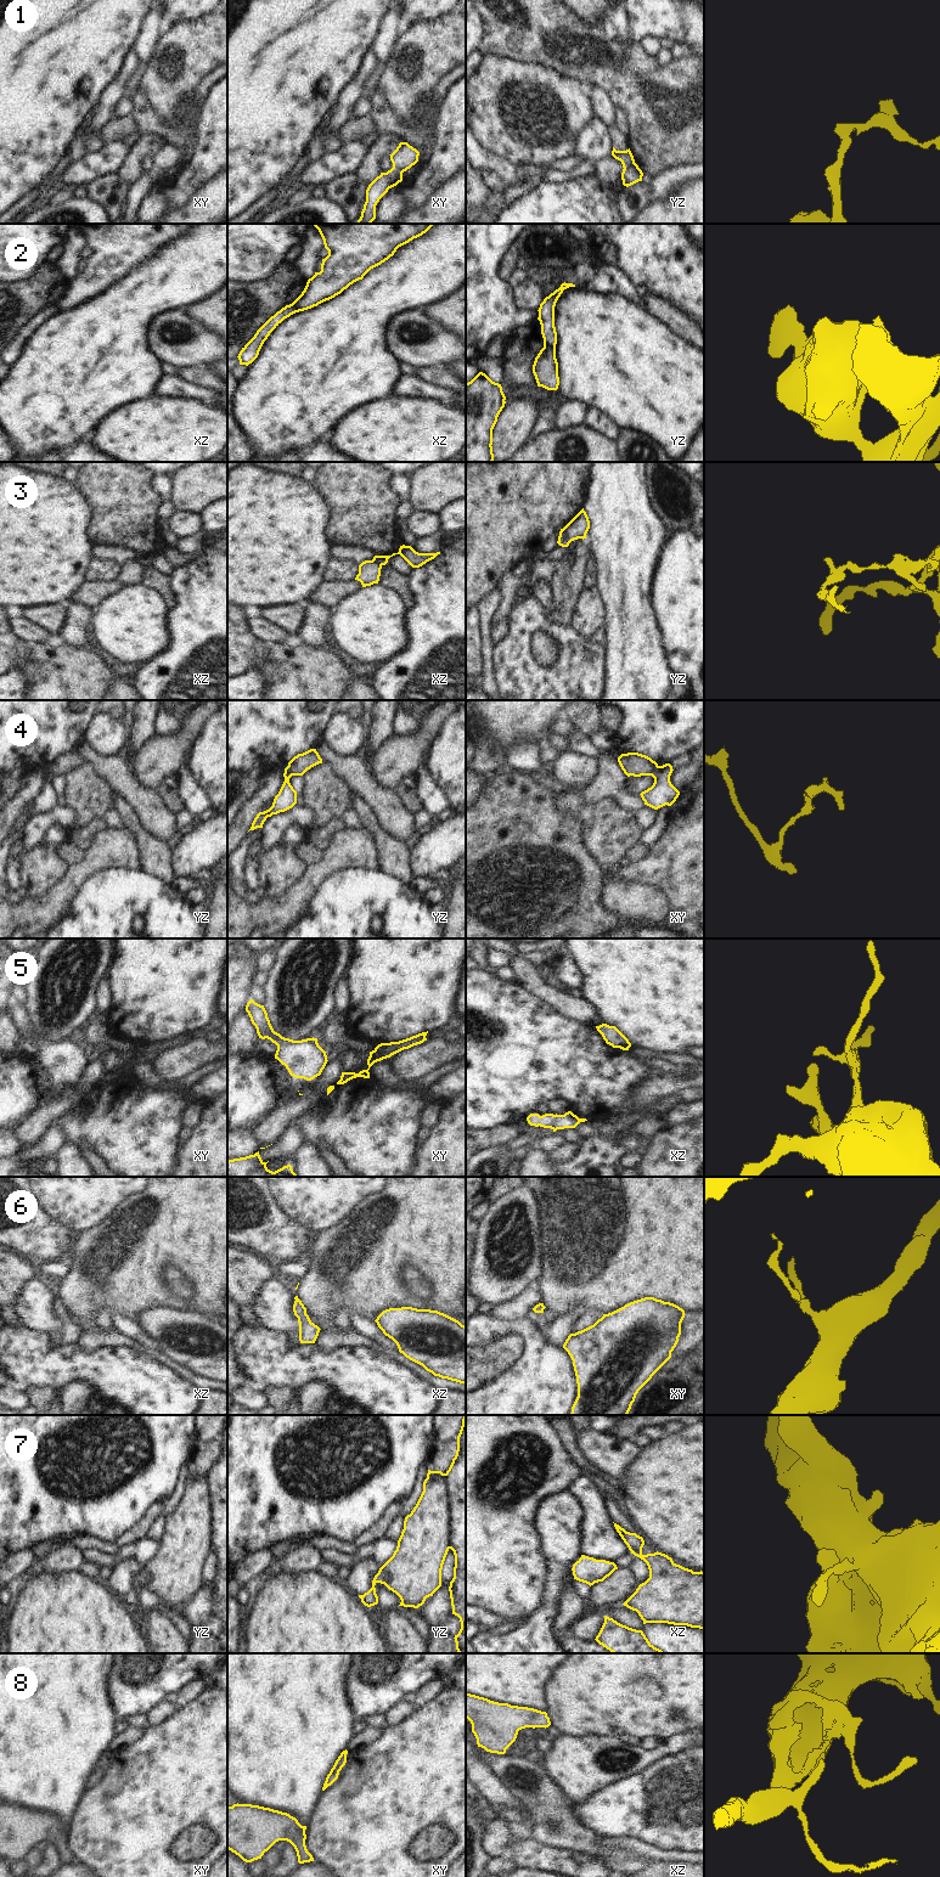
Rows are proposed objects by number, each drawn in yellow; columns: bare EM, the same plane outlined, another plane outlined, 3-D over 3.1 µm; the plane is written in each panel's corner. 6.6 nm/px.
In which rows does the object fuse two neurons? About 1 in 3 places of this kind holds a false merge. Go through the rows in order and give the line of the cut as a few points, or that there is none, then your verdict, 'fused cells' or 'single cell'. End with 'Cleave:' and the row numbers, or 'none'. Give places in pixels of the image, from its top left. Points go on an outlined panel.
1: cut in yz along (634, 162), (624, 168); fused cells
2: cut in yz along (544, 342), (555, 348); fused cells
3: cut in yz along (563, 528), (569, 542); fused cells
4: cut in xy along (659, 766), (649, 774); fused cells
5: no cut; single cell
6: no cut; single cell
7: no cut; single cell
8: no cut; single cell
Cleave: 1, 2, 3, 4

